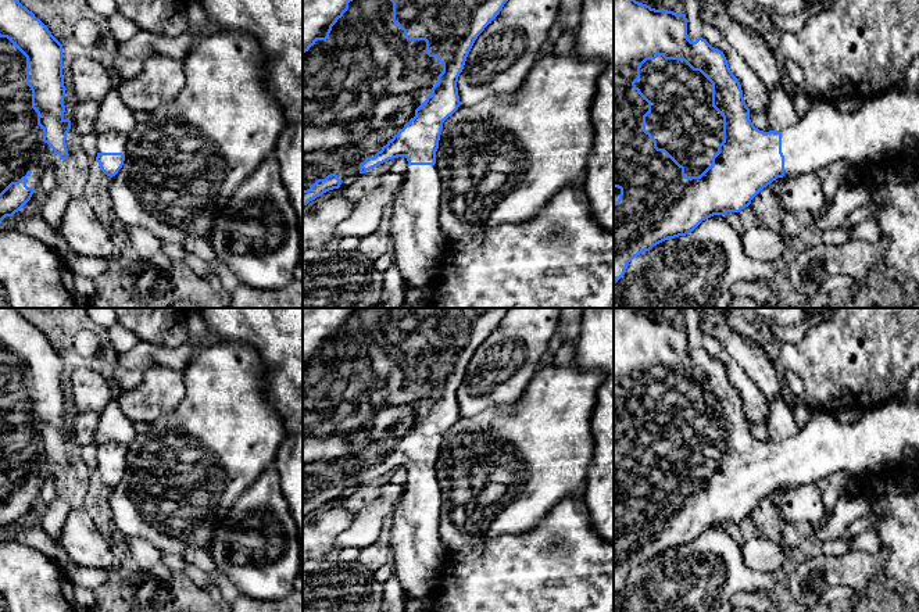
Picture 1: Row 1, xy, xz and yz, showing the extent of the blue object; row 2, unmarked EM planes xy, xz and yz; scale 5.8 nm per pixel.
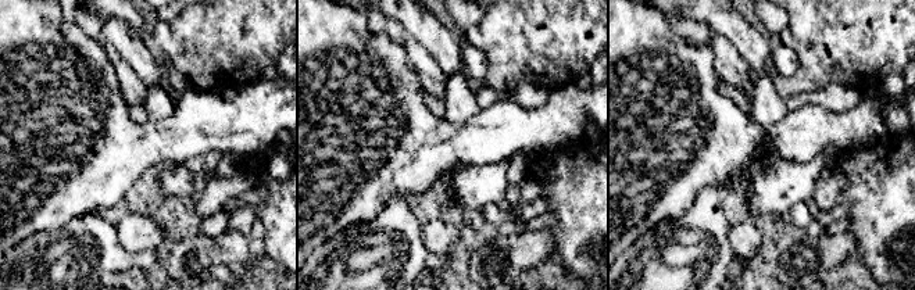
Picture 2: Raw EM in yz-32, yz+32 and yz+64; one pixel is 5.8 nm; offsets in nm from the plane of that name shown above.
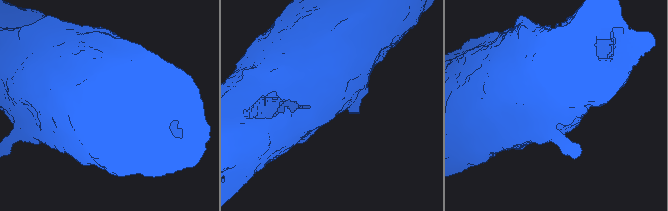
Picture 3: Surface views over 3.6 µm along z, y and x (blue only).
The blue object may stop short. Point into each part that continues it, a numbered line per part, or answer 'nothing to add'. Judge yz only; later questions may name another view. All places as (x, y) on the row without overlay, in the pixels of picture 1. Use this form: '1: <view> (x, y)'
1: yz (682, 430)
2: yz (876, 443)

